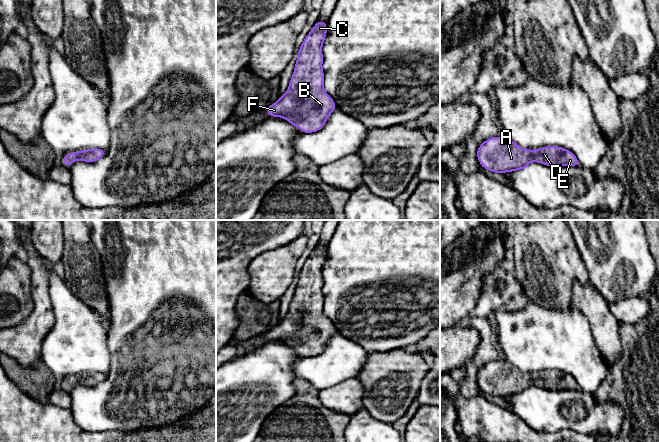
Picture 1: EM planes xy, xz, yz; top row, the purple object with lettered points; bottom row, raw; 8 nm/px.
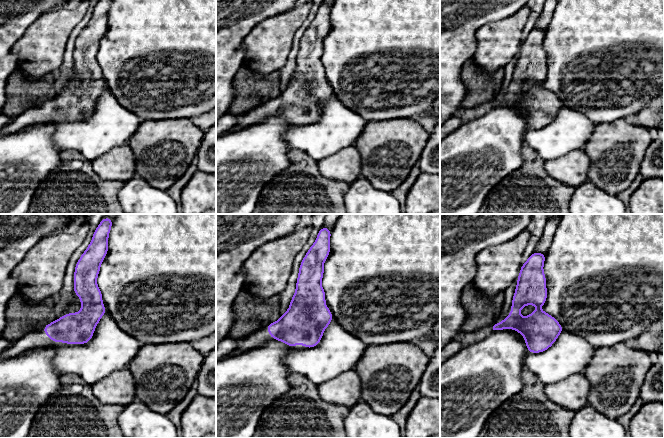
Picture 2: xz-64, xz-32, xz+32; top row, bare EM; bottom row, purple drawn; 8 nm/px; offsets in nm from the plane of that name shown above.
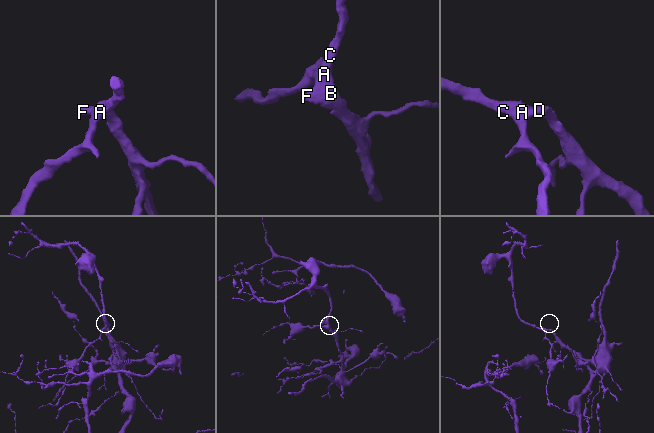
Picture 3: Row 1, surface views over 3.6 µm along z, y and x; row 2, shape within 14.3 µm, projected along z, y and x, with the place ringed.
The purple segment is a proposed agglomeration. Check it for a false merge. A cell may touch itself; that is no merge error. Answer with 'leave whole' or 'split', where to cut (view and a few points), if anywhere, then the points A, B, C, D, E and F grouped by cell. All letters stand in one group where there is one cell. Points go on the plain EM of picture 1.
leave whole; cut none; groups A B C D E F

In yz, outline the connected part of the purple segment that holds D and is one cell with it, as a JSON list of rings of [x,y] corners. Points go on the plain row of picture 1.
[[[491,361],[475,377],[482,392],[494,397],[525,393],[532,385],[552,390],[580,390],[577,381],[559,370],[546,370],[537,374],[523,373],[508,361]]]

